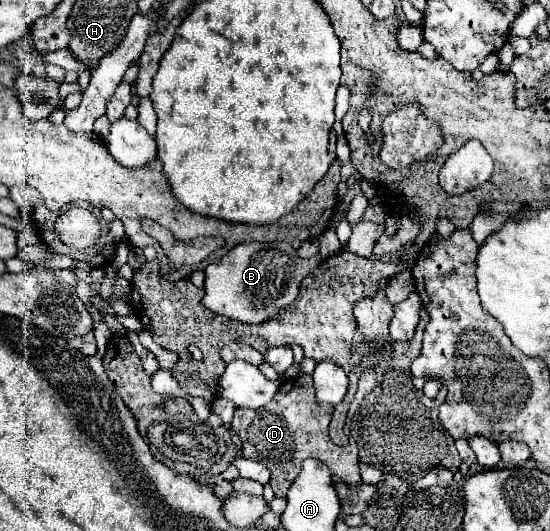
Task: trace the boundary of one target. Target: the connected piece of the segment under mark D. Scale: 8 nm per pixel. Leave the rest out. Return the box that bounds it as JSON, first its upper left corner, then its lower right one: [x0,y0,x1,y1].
[231,374,361,498]

